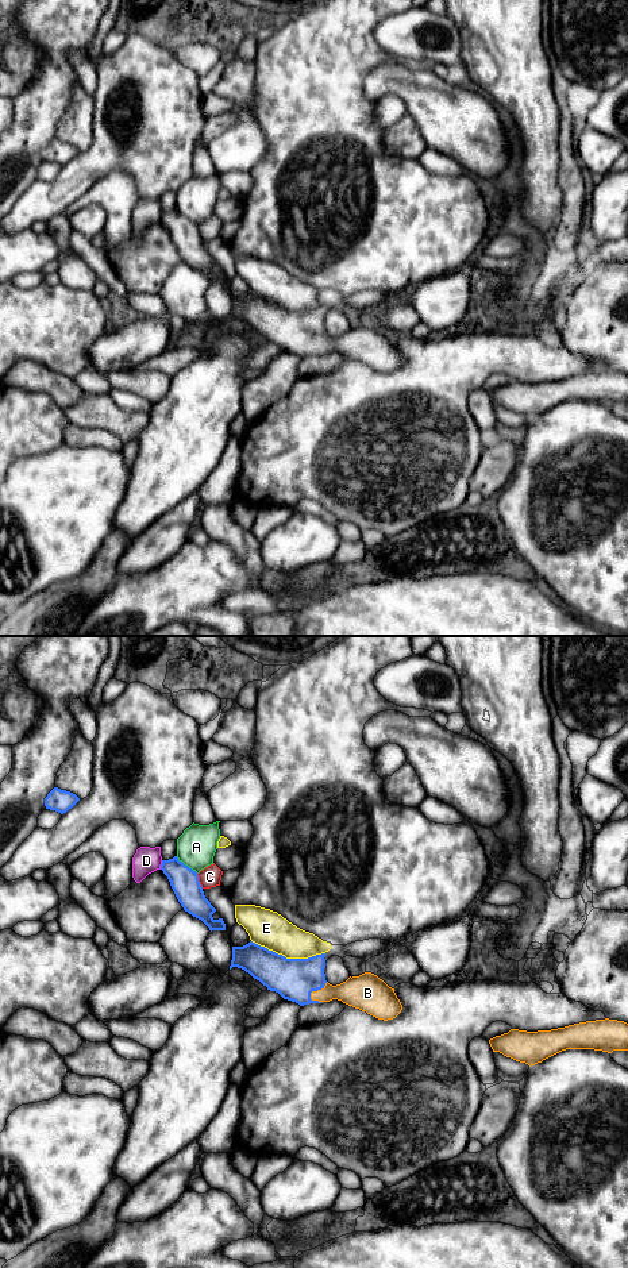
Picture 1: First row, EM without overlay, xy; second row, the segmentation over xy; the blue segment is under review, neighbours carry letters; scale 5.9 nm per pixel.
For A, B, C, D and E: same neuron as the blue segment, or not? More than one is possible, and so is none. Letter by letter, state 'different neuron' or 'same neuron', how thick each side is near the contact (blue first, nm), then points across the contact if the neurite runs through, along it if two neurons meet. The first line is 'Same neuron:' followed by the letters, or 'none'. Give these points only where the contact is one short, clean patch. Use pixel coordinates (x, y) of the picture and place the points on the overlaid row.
Same neuron: B
A: different neuron | 170/240 nm
B: same neuron | 240/190 nm | across xy (295, 979), (303, 981), (315, 990), (357, 991)
C: different neuron | 170/120 nm
D: different neuron | 170/160 nm
E: different neuron | 240/220 nm

